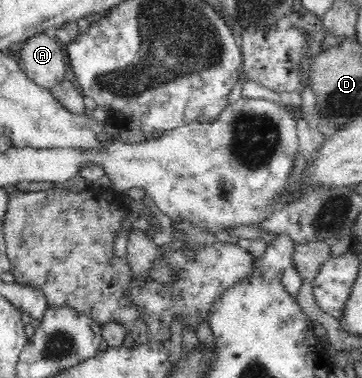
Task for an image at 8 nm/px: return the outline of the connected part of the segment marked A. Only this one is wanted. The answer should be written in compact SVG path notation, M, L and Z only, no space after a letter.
M52 32L32 35L18 45L16 55L28 77L48 89L62 79L66 72L64 45Z

